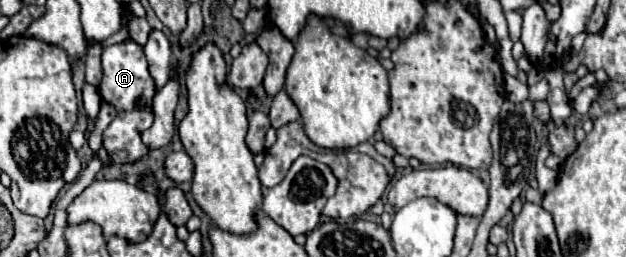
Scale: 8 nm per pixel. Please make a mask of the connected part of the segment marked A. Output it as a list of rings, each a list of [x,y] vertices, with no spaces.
[[[132,39],[126,41],[126,43],[118,43],[118,45],[112,45],[112,47],[102,47],[102,69],[104,69],[104,79],[100,83],[100,97],[108,103],[112,103],[118,111],[132,111],[134,109],[134,101],[136,97],[144,95],[146,101],[148,101],[148,107],[150,109],[150,101],[154,97],[154,81],[148,73],[148,63],[146,63],[146,57],[144,57],[144,51],[138,43],[134,43]]]

